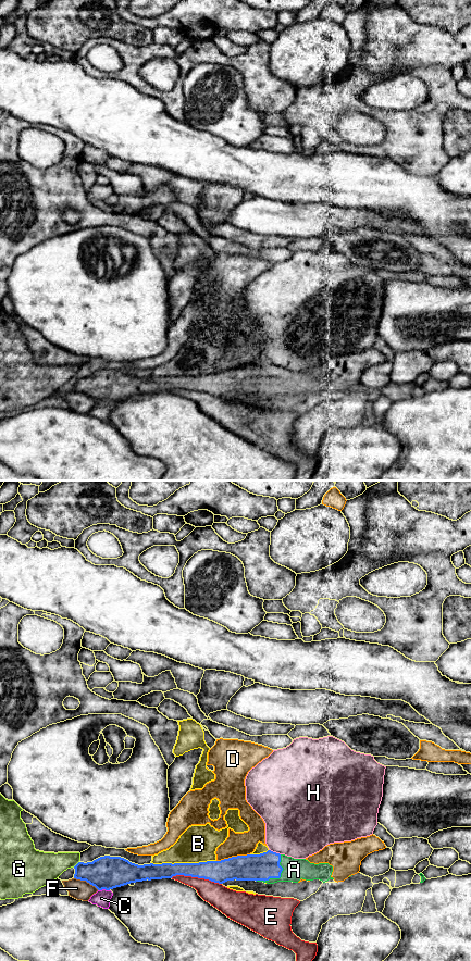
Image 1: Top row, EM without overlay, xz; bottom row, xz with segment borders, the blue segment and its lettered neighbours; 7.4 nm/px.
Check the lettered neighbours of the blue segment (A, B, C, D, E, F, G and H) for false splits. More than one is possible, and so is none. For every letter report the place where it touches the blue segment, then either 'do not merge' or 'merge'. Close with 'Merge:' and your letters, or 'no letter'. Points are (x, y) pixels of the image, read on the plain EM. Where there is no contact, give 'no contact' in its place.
A: xz (279, 390) | merge
B: xz (183, 376) | do not merge
C: xz (103, 401) | do not merge
D: xz (233, 370) | do not merge
E: xz (196, 389) | do not merge
F: xz (86, 394) | do not merge
G: xz (76, 377) | do not merge
H: xz (274, 365) | do not merge
Merge: A

